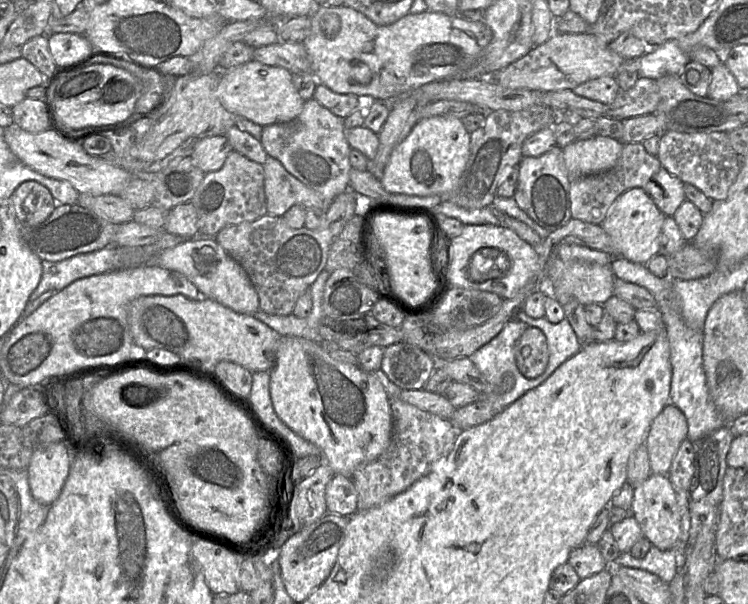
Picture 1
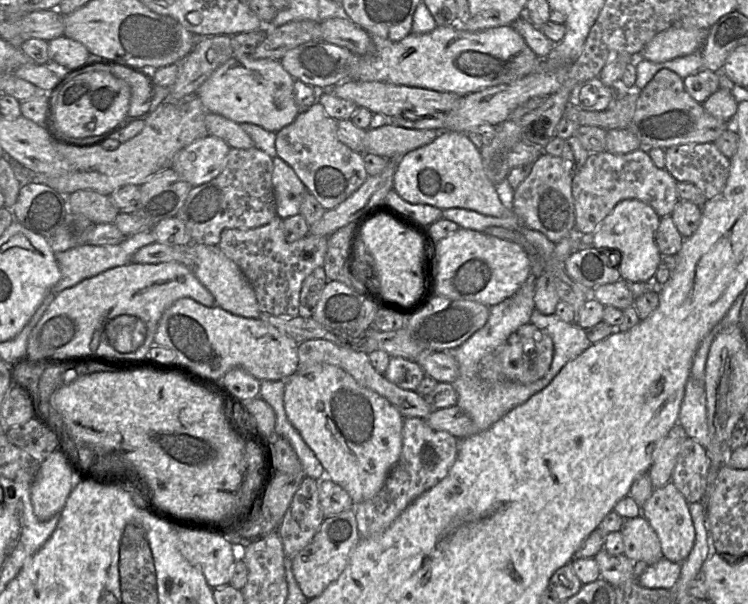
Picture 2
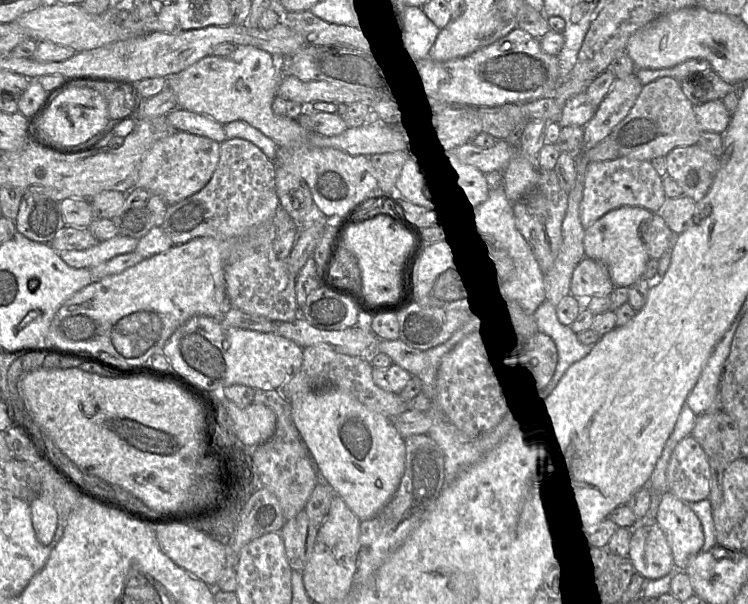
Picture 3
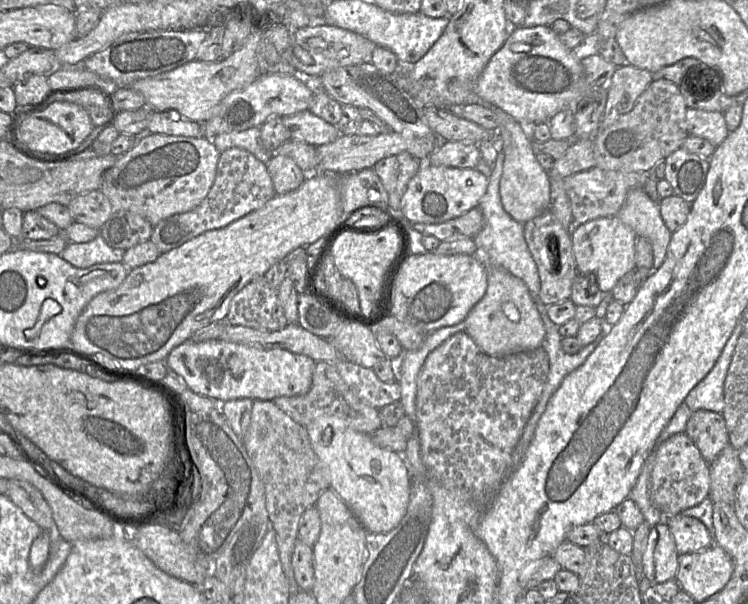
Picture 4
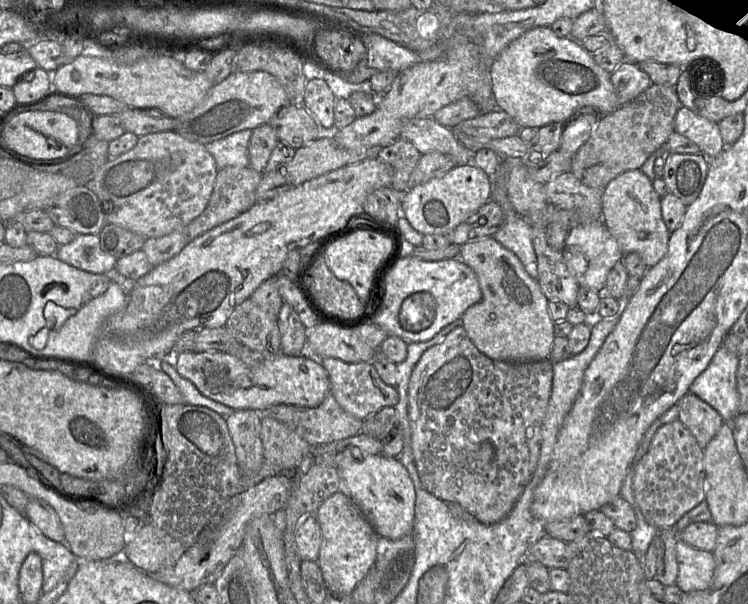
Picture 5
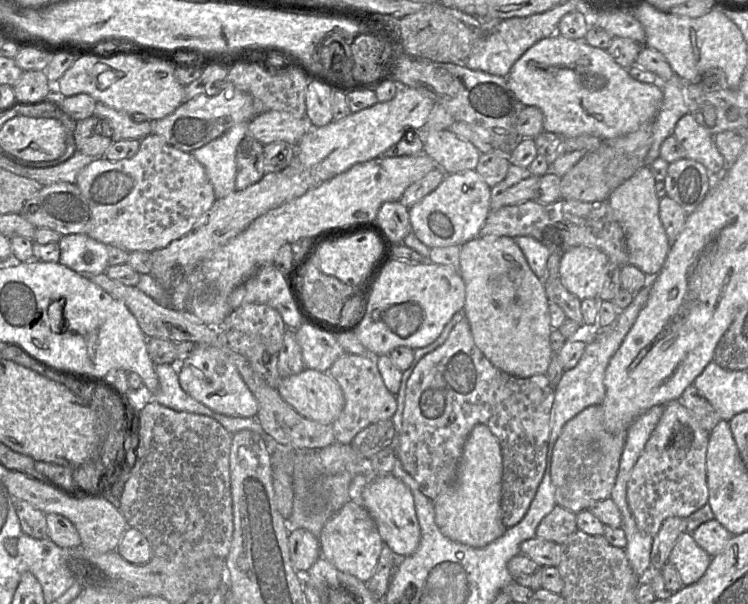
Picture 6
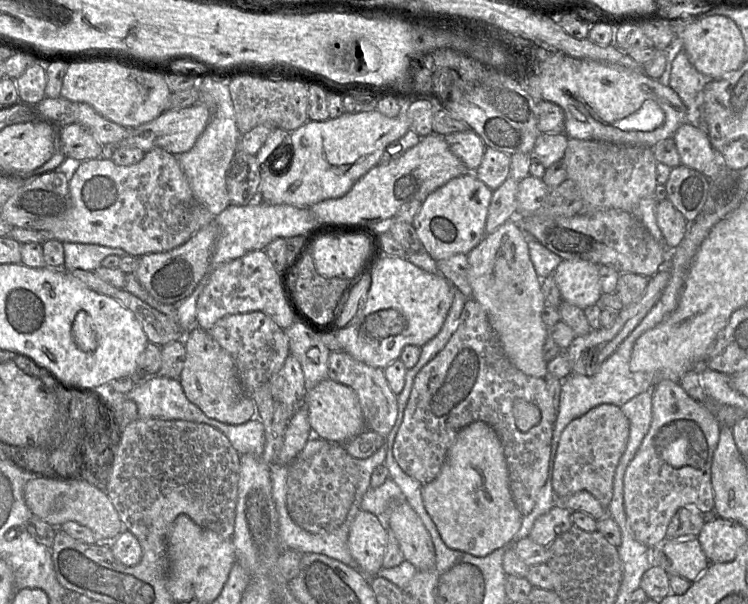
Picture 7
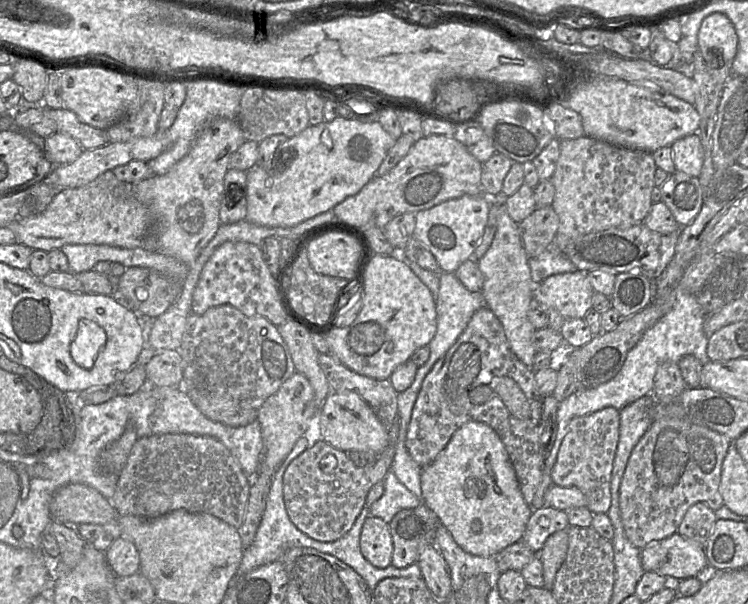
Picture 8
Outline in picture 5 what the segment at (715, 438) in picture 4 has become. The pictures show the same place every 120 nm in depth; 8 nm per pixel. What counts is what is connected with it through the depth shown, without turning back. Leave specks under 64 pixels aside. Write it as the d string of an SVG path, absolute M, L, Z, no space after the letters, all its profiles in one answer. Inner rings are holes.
M690 392L684 395L676 405L679 420L704 449L724 424L723 418L708 403Z

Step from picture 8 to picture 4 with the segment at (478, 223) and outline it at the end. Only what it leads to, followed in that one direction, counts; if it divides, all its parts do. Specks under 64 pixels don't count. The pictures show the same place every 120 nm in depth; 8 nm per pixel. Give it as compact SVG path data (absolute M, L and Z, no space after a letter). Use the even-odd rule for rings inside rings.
M423 160L418 172L407 185L400 209L410 222L443 223L478 206L487 187L488 178L478 168L434 166Z

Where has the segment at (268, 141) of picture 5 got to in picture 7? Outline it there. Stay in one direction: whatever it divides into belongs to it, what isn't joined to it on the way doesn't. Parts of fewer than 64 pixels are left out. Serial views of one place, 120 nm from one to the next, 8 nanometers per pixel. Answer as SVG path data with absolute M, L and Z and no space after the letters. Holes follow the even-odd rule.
M238 150L226 173L226 186L231 205L247 206L257 201L260 179L256 155Z

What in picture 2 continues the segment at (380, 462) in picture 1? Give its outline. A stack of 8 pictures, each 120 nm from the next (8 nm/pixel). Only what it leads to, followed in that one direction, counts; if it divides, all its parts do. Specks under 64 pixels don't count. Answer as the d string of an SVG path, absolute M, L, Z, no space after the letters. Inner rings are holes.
M404 418L402 451L398 462L378 493L354 505L361 539L374 537L385 531L412 502L448 475L456 460L458 440L449 432L432 429L422 418Z

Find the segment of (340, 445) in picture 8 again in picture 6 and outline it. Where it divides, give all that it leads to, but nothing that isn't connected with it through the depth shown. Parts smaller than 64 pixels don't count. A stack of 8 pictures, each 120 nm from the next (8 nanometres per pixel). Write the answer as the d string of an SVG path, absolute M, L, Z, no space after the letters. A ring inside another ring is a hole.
M309 368L280 378L277 390L300 415L321 424L333 424L345 404L340 385L329 373Z

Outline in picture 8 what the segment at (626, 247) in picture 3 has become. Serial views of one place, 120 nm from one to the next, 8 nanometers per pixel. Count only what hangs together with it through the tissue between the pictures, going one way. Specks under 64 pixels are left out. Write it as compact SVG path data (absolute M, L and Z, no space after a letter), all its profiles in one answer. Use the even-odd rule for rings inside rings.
M576 270L574 272L551 275L535 288L535 304L546 303L555 307L564 319L585 318L592 309L592 295L594 289L587 273Z

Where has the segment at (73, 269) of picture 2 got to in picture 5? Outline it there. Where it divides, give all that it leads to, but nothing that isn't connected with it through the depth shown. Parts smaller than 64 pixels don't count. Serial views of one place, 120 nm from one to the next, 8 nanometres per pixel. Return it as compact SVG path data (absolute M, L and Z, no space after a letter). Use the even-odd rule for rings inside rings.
M76 234L70 243L60 245L54 255L48 256L55 256L71 266L95 274L115 269L118 261L102 250L99 234Z

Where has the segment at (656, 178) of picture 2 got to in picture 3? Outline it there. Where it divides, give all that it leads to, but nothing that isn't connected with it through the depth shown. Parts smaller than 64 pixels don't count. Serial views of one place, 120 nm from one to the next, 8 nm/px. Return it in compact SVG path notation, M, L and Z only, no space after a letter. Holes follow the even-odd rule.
M628 158L590 162L586 169L579 215L584 229L590 227L610 210L621 206L637 206L658 212L667 196L664 192L662 177L650 161Z

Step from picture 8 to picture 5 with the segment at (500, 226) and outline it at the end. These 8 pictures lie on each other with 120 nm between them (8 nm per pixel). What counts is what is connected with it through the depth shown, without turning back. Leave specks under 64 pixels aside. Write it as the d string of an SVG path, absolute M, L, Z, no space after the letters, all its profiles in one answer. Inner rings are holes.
M492 236L461 246L459 258L476 274L481 300L462 315L462 324L476 348L492 360L539 361L549 358L555 340L555 322L538 280L525 270L520 259Z

